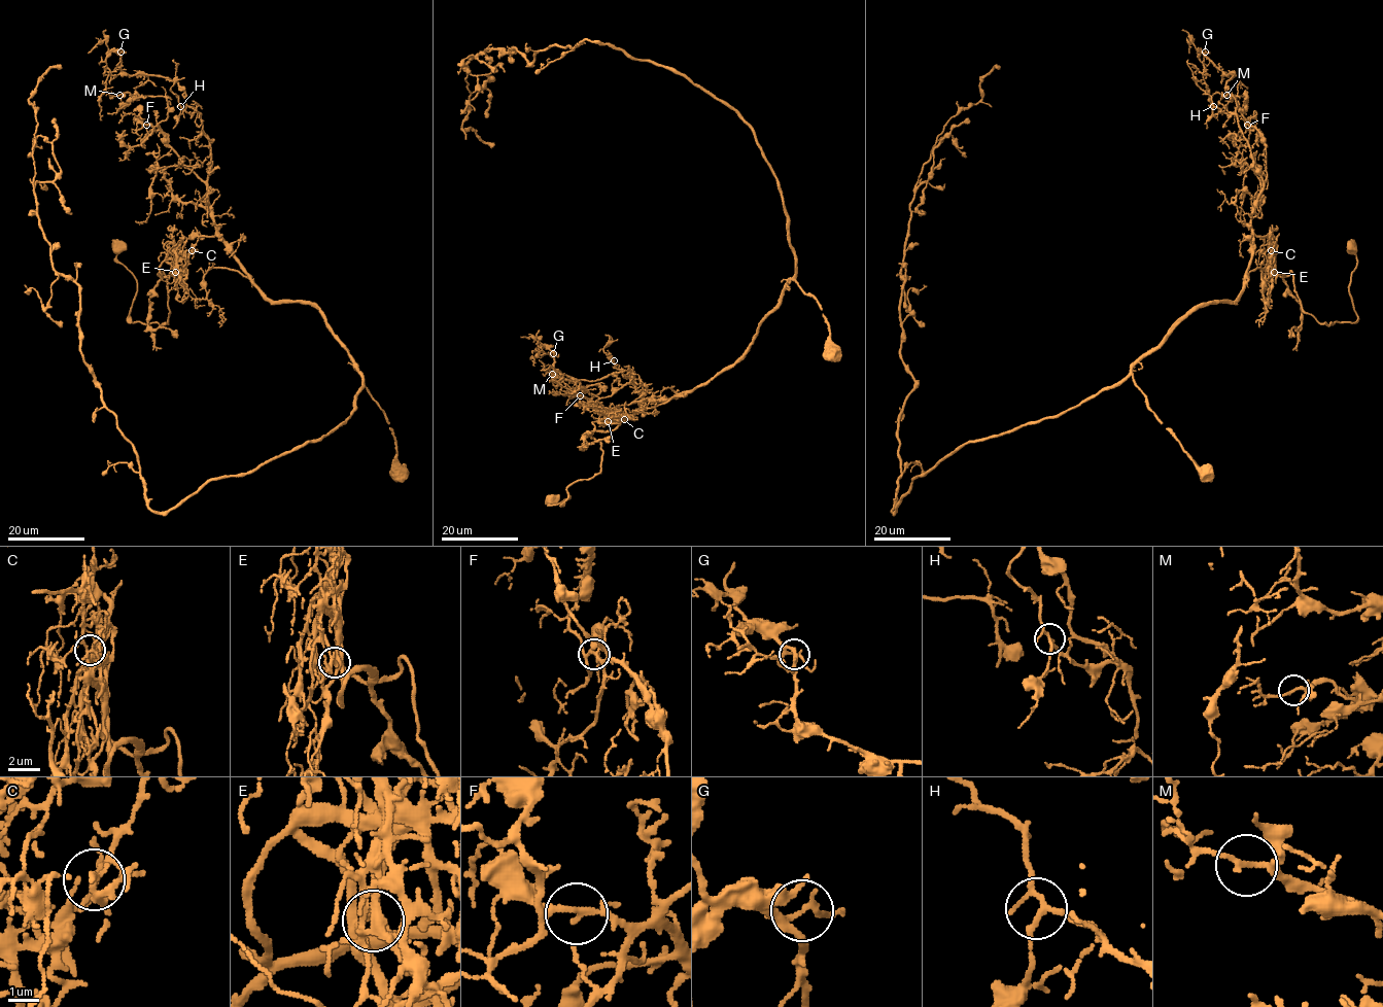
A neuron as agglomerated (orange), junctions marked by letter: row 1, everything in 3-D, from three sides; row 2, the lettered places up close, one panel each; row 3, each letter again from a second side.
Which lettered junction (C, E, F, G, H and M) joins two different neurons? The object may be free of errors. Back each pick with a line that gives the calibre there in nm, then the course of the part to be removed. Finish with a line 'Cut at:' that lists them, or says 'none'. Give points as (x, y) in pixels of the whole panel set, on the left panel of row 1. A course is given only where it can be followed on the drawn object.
C: 130 nm | (192, 250), (160, 269), (168, 323), (132, 322), (137, 283), (117, 261), (122, 241)
Cut at: C

